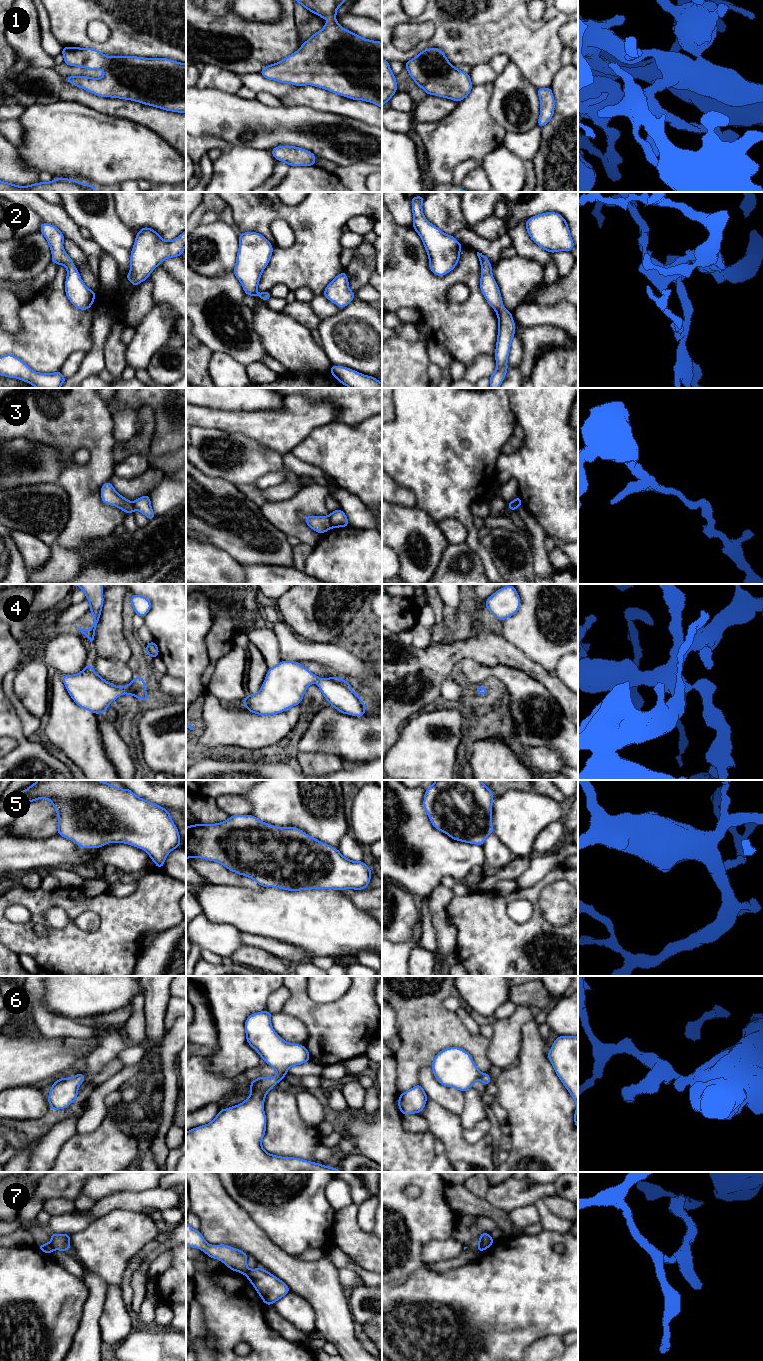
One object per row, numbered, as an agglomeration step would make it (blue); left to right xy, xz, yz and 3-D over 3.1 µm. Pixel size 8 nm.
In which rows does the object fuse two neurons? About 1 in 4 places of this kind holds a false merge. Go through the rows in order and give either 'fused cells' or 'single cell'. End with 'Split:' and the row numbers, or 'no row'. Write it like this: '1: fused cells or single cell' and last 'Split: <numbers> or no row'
1: single cell
2: single cell
3: fused cells
4: single cell
5: single cell
6: single cell
7: fused cells
Split: 3, 7

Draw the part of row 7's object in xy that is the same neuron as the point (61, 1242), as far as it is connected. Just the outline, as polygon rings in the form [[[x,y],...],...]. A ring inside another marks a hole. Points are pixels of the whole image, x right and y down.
[[[51,1233],[51,1241],[49,1244],[52,1250],[70,1251],[70,1235]]]

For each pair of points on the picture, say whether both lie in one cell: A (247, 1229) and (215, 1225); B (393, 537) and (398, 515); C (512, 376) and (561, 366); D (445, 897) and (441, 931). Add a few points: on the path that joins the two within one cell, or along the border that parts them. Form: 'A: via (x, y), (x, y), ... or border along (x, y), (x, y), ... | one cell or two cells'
A: via (239, 1229), (232, 1225), (223, 1225) | one cell
B: via (398, 532), (398, 520) | one cell
C: border along (545, 352), (536, 361), (530, 377) | two cells
D: via (441, 905), (441, 923) | one cell

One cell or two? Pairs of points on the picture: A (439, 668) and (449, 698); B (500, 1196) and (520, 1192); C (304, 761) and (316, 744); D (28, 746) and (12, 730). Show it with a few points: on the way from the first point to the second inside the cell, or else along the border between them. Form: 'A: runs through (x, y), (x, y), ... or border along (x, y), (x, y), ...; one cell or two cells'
A: border along (448, 676), (440, 685), (439, 700); two cells
B: runs through (505, 1196), (515, 1193); one cell
C: border along (299, 751), (322, 751), (334, 755); two cells
D: runs through (24, 742), (16, 734); one cell

